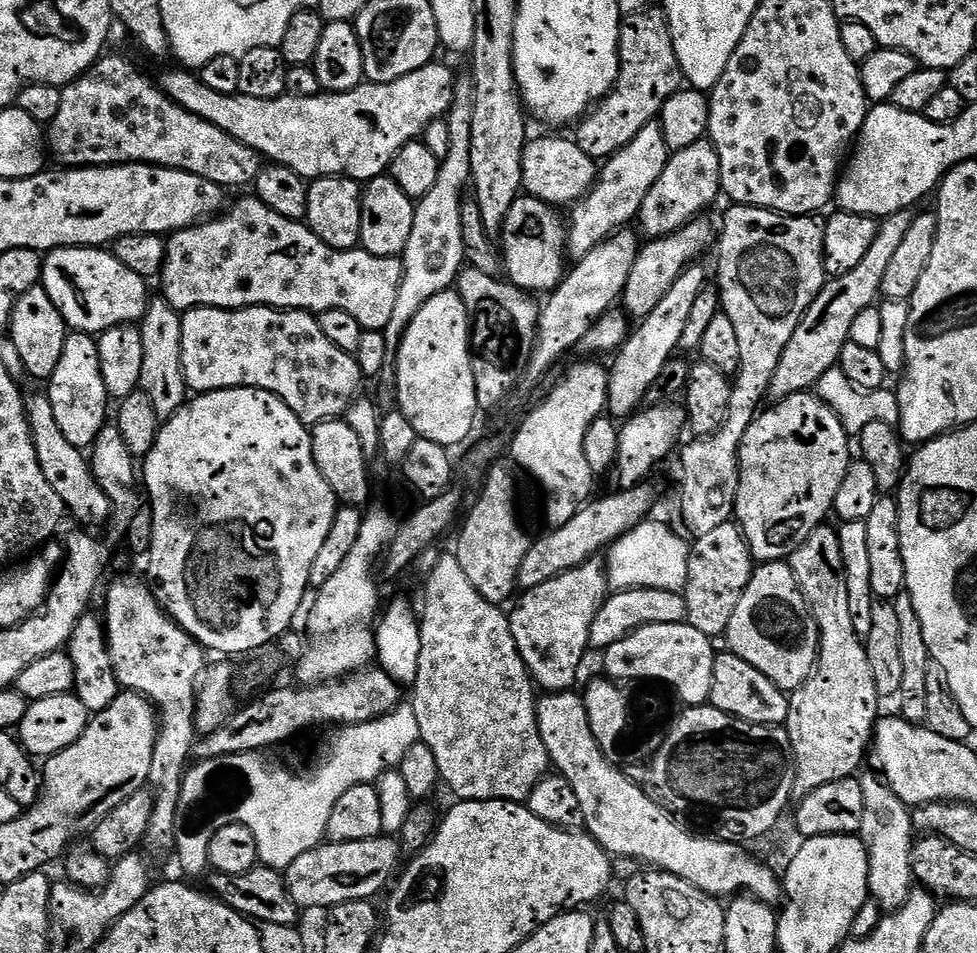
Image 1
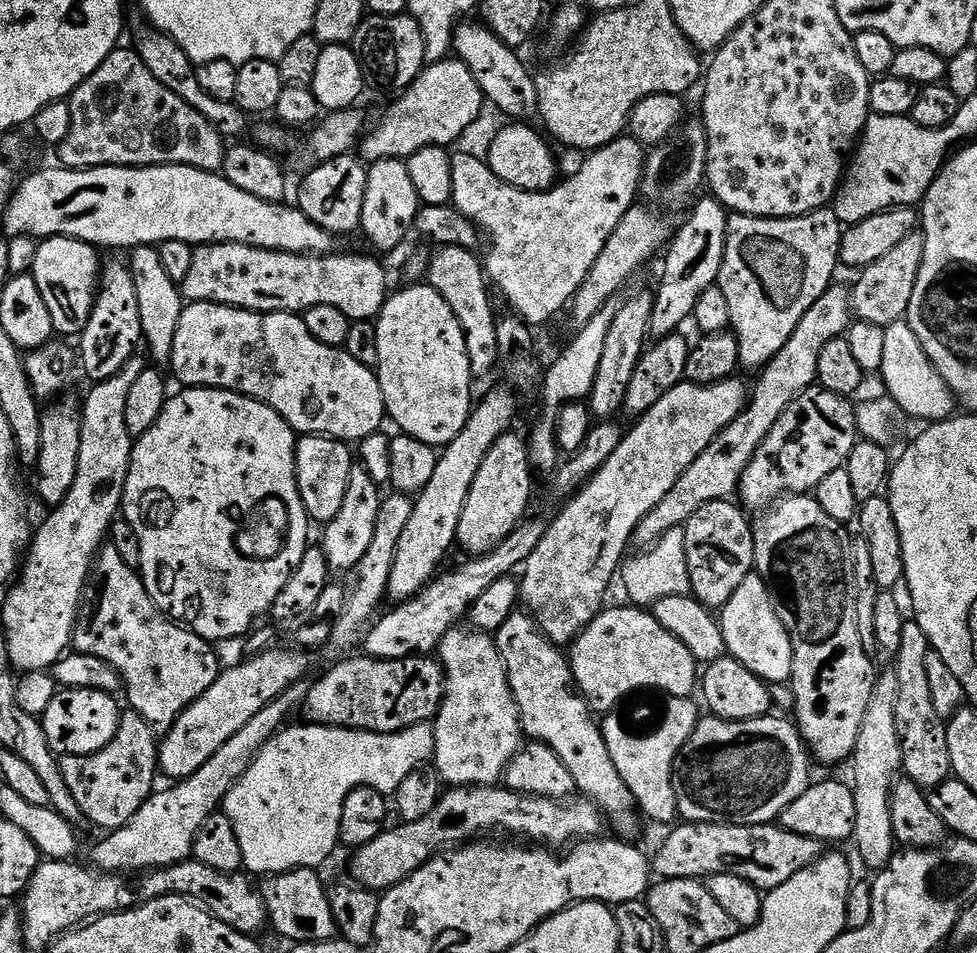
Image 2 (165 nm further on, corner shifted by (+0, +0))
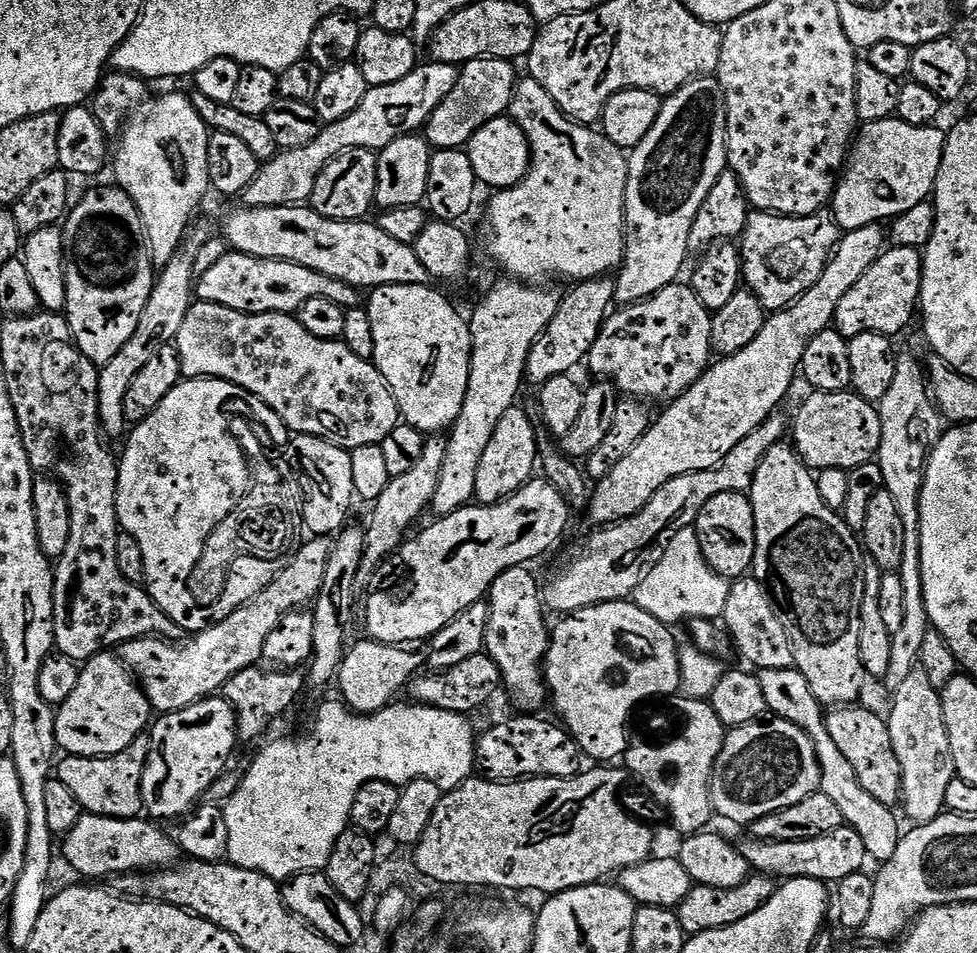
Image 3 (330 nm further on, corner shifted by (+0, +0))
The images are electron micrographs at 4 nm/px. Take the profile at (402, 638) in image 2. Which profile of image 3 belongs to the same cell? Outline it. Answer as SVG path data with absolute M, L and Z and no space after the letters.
M371 638L363 639L356 645L353 643L344 653L338 677L338 685L340 684L338 696L352 711L367 714L380 712L393 703L397 699L396 692L403 693L407 689L409 680L417 675L418 668L412 650L382 644Z

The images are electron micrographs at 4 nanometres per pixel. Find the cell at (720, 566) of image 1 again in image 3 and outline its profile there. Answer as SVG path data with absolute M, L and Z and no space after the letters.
M727 492L718 494L718 498L710 498L710 502L702 506L694 527L706 562L718 575L729 582L749 575L754 562L756 531L752 502L745 493Z

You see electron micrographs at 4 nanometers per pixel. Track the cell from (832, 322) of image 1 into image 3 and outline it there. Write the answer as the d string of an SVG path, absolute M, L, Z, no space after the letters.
M783 411L773 412L758 430L746 434L726 458L718 466L701 472L687 472L678 478L670 478L638 514L617 520L611 526L601 527L596 533L549 578L543 585L542 599L549 613L571 614L589 608L595 604L605 604L615 600L629 599L635 593L652 567L666 554L666 546L678 534L678 530L693 527L706 502L710 498L718 498L718 494L727 492L747 493L754 482L754 474L758 474L758 466L762 458L766 458L766 450L781 443L789 431L790 424L784 421Z

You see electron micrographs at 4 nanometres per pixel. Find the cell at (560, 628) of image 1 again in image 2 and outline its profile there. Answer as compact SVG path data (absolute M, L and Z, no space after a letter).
M729 378L717 384L681 382L674 386L670 394L654 402L654 406L650 406L650 410L633 423L636 424L633 428L625 431L618 450L606 458L604 465L567 501L569 504L550 520L546 534L542 534L542 542L538 542L534 554L530 554L522 569L520 595L523 607L536 619L536 624L553 644L571 645L584 627L600 615L606 604L604 595L612 579L615 576L617 579L621 571L638 522L642 522L642 518L646 518L646 514L650 514L650 510L654 510L666 494L670 494L674 482L682 478L698 454L702 454L702 450L706 450L706 446L710 446L710 442L744 411L750 392L747 387L744 389L742 381L736 379Z

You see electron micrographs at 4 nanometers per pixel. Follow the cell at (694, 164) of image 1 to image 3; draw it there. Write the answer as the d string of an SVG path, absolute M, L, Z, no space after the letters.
M611 279L583 280L569 288L572 289L560 296L560 305L554 318L550 318L550 326L546 326L530 350L524 371L529 385L539 386L550 382L550 378L575 373L575 368L587 361L590 346L594 346L594 338L598 338L600 327L610 315L608 303L611 305L616 295L616 285Z

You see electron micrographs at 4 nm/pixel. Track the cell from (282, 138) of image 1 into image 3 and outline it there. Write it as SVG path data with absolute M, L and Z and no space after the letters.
M478 58L462 65L454 90L446 94L446 102L442 102L428 119L426 139L433 149L464 148L470 137L486 126L486 122L505 115L516 89L516 68L513 61L494 58Z

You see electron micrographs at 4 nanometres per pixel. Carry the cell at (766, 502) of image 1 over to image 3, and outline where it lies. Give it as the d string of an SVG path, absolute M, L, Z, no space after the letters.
M854 390L817 392L804 400L800 413L790 424L790 440L801 460L813 470L857 468L877 459L882 442L879 407L863 400Z

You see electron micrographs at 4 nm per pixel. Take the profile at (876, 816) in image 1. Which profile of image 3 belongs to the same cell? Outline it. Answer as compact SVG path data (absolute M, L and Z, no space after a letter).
M901 355L896 361L894 370L894 382L890 382L890 390L886 390L884 397L878 402L880 410L880 421L882 422L882 442L878 453L878 463L882 470L884 479L884 489L894 498L894 507L898 509L898 515L902 517L902 566L899 574L902 578L902 587L905 589L904 621L899 628L898 634L892 636L890 642L890 670L882 677L882 684L888 687L889 693L896 693L898 686L902 686L902 681L910 675L910 670L918 667L922 642L926 639L926 634L930 631L926 602L924 601L922 584L922 558L920 557L920 491L924 481L924 468L928 464L928 454L941 436L946 431L946 421L940 414L940 409L936 407L936 401L932 399L930 385L926 379L925 369L912 356Z

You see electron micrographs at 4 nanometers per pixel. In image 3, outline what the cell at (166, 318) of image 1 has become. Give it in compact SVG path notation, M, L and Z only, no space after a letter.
M168 92L154 100L147 105L148 112L141 111L129 119L119 141L120 149L114 152L114 168L116 164L115 183L138 206L138 214L142 214L154 266L161 270L184 243L204 195L210 192L210 130L187 95Z

